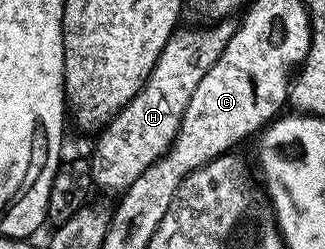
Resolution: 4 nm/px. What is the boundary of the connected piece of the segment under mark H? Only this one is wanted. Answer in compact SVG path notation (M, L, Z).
M214 22L209 26L198 26L202 28L182 26L171 34L142 89L101 129L97 137L94 156L89 157L90 175L97 187L99 184L113 194L125 192L136 178L140 178L140 174L144 174L144 170L148 170L148 166L156 163L170 149L184 118L184 110L188 110L188 102L192 102L192 94L196 86L200 86L200 78L212 70L216 58L220 58L230 40L232 28L228 25L226 22Z

